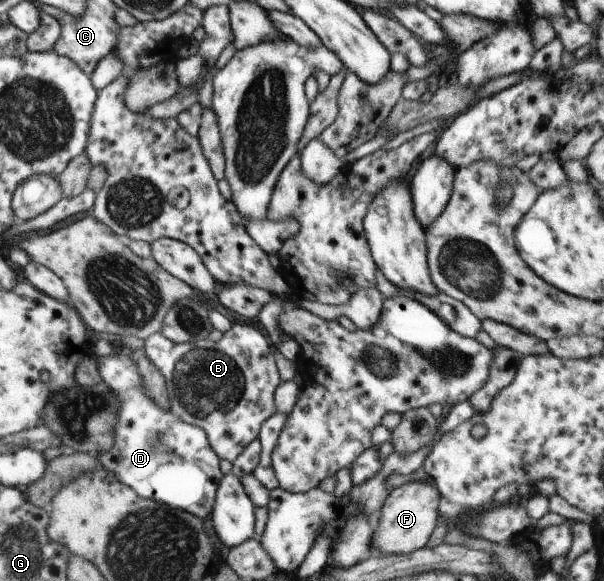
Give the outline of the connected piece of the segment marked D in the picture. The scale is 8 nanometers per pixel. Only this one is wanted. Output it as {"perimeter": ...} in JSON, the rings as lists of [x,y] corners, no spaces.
{"perimeter":[[[130,355],[99,357],[97,368],[120,402],[118,426],[114,428],[116,442],[112,450],[97,456],[98,467],[112,472],[142,498],[192,513],[206,522],[223,477],[218,455],[212,450],[206,432],[166,412],[146,394],[142,376]]]}

